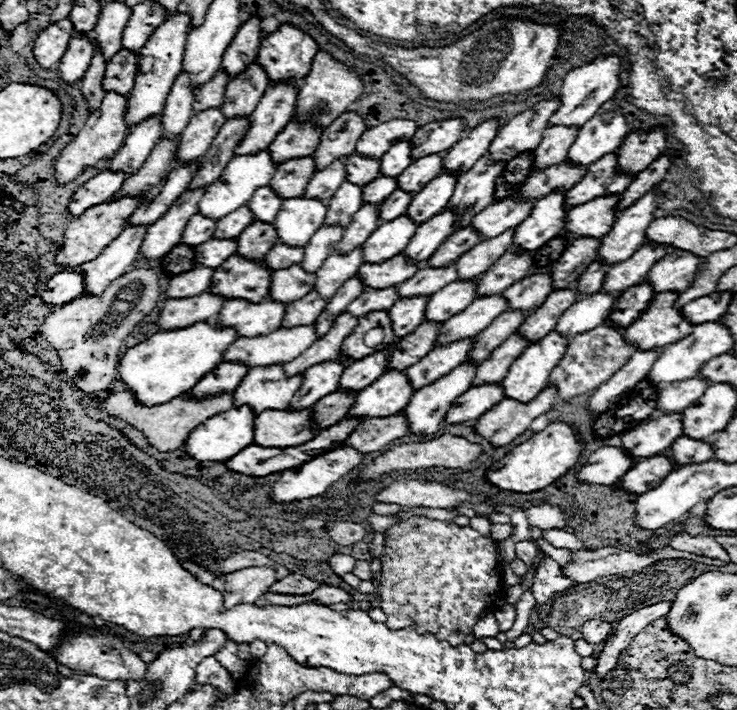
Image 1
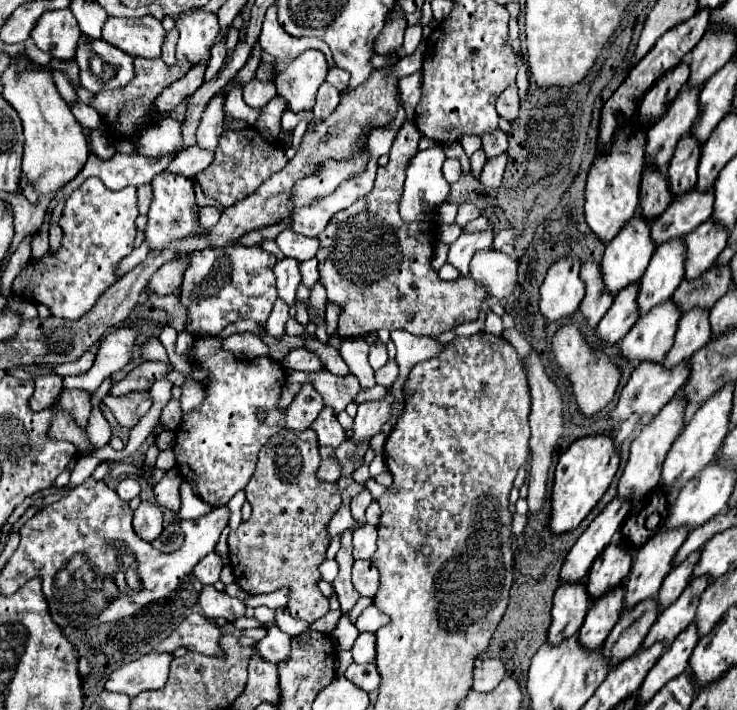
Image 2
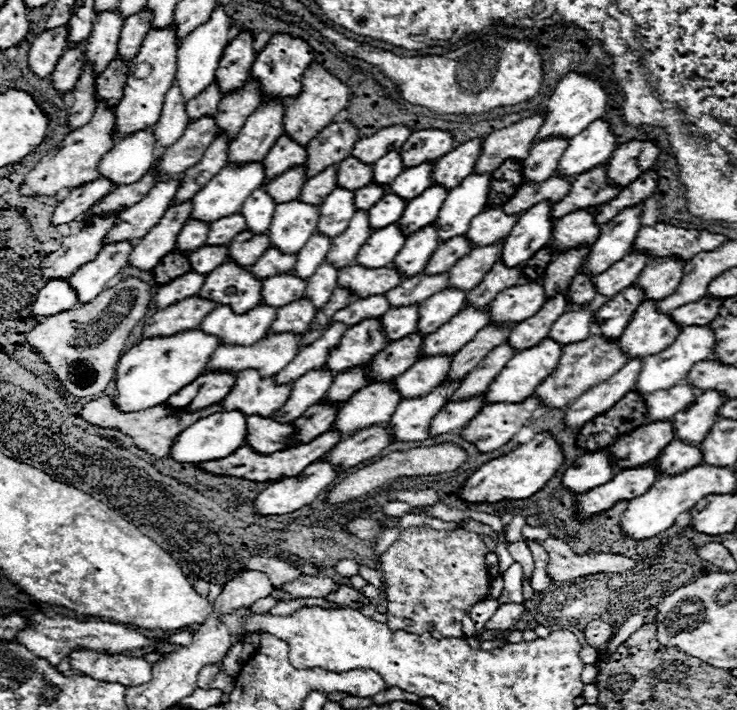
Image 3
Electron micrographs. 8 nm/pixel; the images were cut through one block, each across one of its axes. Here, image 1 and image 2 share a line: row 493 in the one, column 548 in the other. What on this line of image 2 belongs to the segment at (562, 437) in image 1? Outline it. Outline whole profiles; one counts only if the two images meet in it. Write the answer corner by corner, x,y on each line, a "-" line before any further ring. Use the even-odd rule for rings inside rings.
586,436
576,440
558,460
554,472
554,488
552,488
552,510
548,520
548,530
552,534
566,534
588,516
588,512
598,504
608,490
616,470
620,456
612,444
610,436

